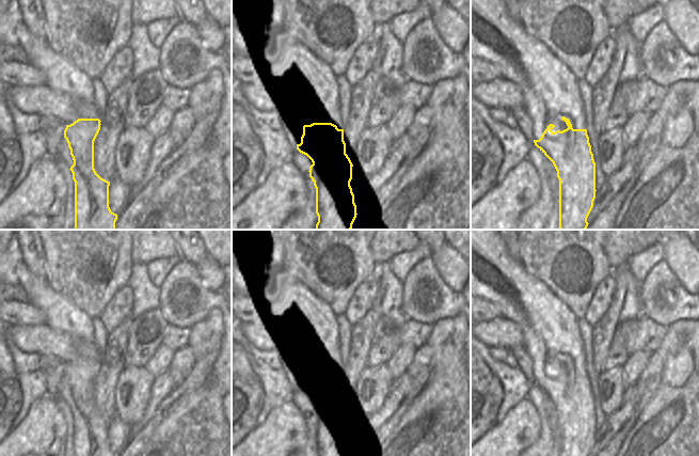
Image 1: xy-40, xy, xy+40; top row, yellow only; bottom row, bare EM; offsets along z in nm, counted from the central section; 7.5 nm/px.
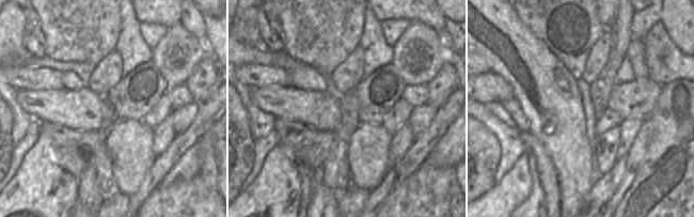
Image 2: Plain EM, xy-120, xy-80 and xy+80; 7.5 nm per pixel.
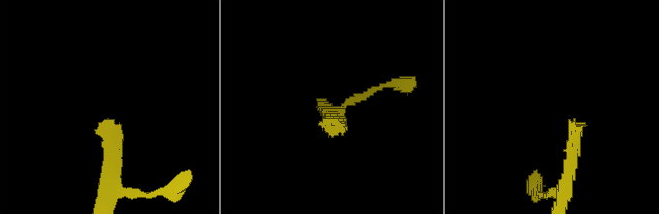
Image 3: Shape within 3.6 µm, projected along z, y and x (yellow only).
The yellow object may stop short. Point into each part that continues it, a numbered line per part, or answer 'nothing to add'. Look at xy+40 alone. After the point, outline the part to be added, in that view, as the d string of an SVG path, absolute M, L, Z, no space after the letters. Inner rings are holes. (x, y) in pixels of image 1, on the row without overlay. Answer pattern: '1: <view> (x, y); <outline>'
1: xy+40 (550, 329); M471 230L471 295L496 304L503 318L519 325L523 333L523 346L534 365L534 379L539 379L550 363L555 365L553 372L567 368L566 361L561 359L563 356L570 359L573 368L587 368L578 319L565 302L508 252L497 230Z

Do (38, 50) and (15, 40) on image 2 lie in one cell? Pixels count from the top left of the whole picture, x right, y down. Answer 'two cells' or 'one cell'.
two cells

